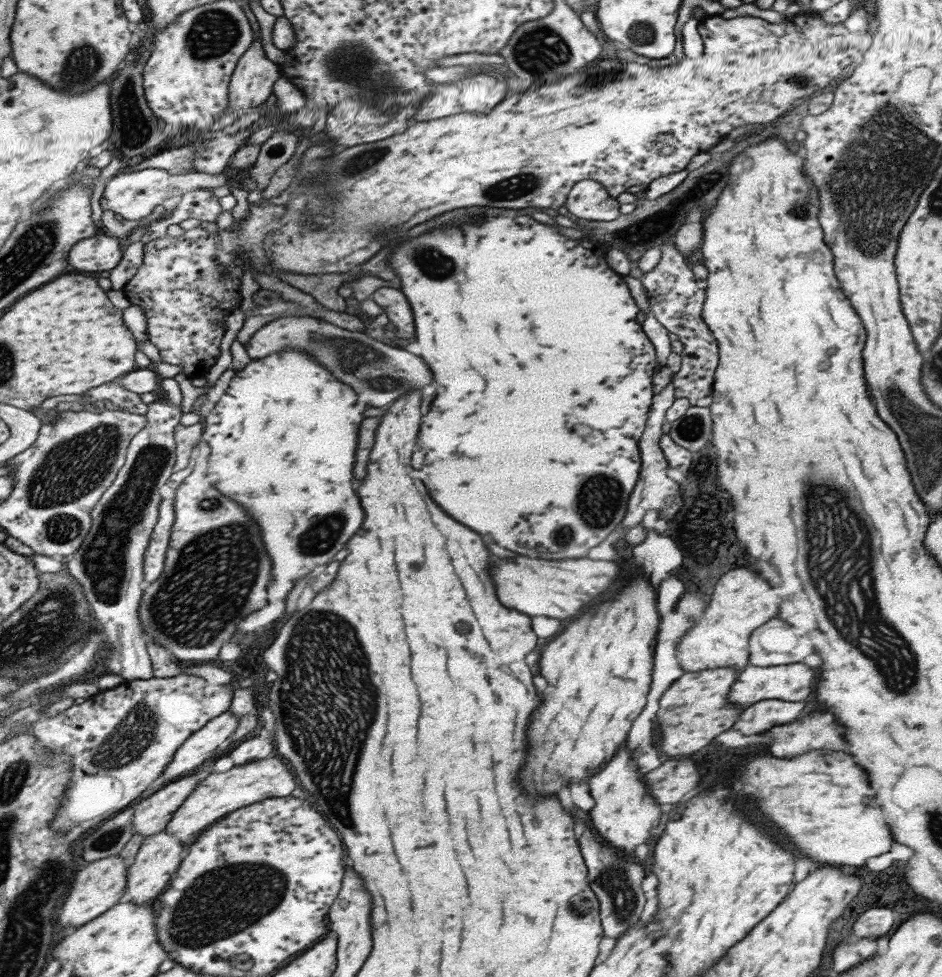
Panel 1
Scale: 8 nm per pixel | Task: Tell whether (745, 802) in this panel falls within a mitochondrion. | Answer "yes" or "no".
no

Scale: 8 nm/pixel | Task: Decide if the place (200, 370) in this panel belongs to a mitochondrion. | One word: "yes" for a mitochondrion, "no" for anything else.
no

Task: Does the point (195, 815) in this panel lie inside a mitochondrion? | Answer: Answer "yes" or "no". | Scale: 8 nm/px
no

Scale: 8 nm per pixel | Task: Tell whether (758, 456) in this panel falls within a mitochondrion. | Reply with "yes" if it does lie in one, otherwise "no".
no

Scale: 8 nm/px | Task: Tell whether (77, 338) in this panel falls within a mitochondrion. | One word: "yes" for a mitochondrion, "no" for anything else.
no

